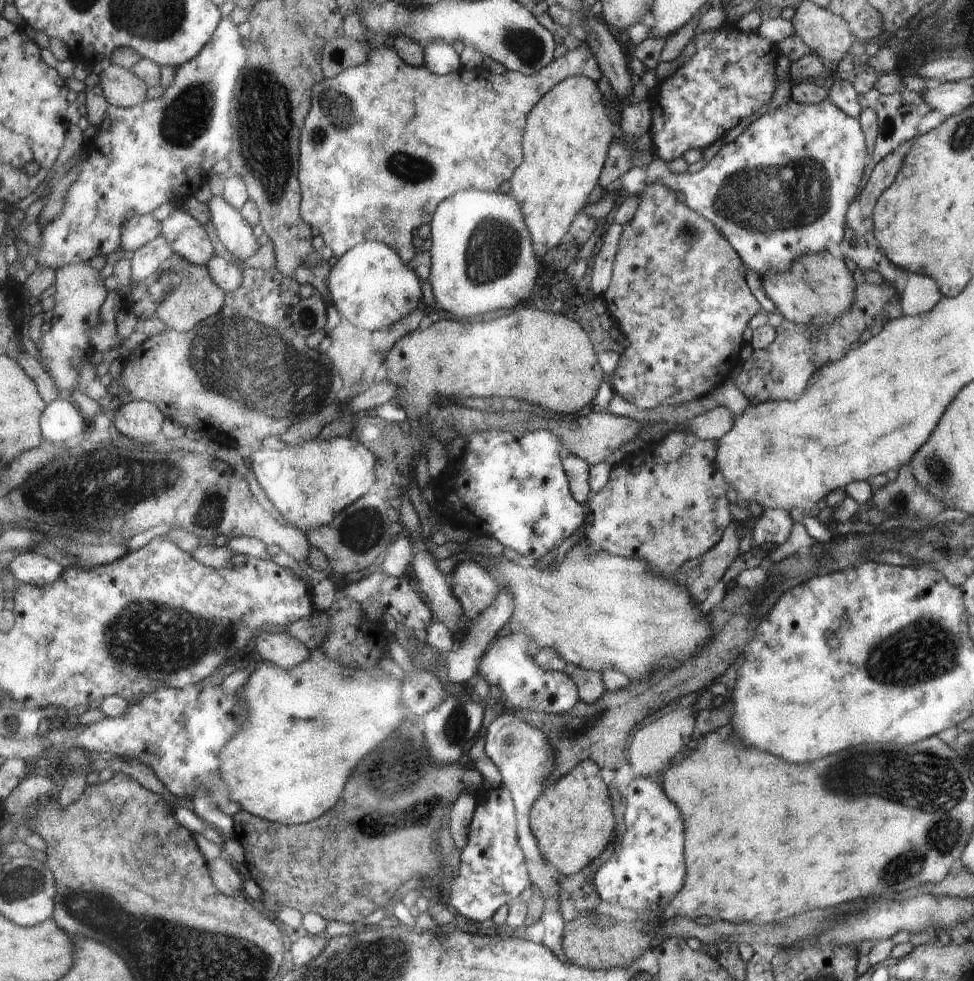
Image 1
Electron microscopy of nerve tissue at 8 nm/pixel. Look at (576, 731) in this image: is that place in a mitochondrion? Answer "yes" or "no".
yes

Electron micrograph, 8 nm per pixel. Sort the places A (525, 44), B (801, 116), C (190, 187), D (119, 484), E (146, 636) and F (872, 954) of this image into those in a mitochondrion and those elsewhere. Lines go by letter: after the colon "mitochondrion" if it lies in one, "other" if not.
A: mitochondrion
B: other
C: other
D: mitochondrion
E: mitochondrion
F: other

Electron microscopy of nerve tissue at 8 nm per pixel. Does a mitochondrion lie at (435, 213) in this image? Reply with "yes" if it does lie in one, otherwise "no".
no

